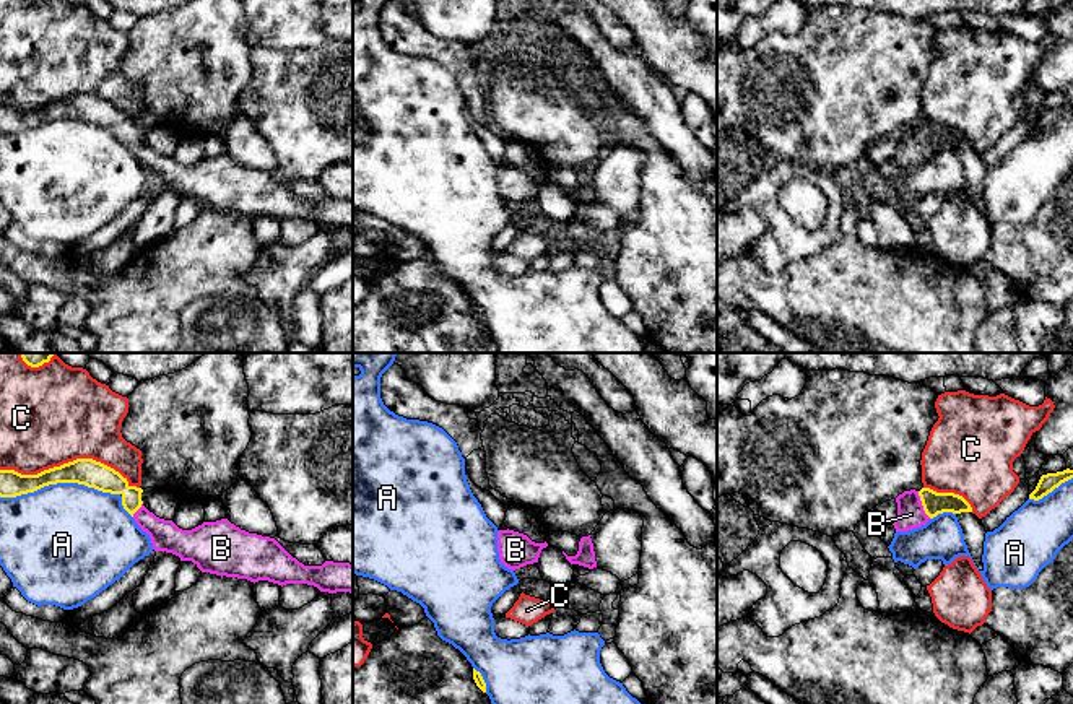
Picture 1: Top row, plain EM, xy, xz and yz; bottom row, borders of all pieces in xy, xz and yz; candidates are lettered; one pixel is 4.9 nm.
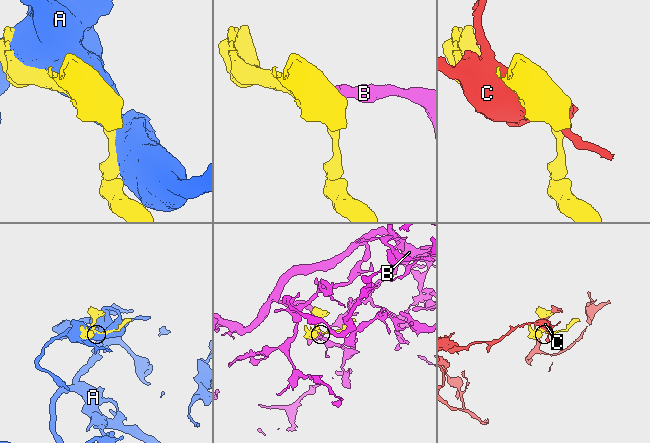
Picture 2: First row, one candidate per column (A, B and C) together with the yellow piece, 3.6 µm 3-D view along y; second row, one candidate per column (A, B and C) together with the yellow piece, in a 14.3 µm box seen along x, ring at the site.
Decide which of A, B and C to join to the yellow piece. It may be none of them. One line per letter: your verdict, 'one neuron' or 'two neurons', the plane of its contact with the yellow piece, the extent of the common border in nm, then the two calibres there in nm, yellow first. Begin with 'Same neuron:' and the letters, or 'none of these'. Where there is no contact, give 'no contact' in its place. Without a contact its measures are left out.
Same neuron: B
A: two neurons; contact in xy; length 650 nm; calibres 140 and 500 nm
B: one neuron; contact in yz; length 150 nm; calibres 120 and 140 nm
C: two neurons; contact in xy; length 700 nm; calibres 140 and 500 nm

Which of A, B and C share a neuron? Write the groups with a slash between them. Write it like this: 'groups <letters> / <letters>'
groups A / B / C

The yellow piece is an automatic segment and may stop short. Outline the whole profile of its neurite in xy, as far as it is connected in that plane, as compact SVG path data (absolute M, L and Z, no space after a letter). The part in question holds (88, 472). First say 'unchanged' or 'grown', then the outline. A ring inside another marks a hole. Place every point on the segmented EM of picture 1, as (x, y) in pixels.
grown | M76 458L37 475L0 470L0 498L16 498L57 483L78 483L102 493L120 494L124 509L150 535L154 551L192 561L202 572L247 579L254 584L258 580L281 587L307 584L320 592L353 593L353 564L325 561L322 566L304 566L275 538L241 530L228 519L182 530L172 520L159 519L143 506L141 488L130 486L119 472L93 458Z

